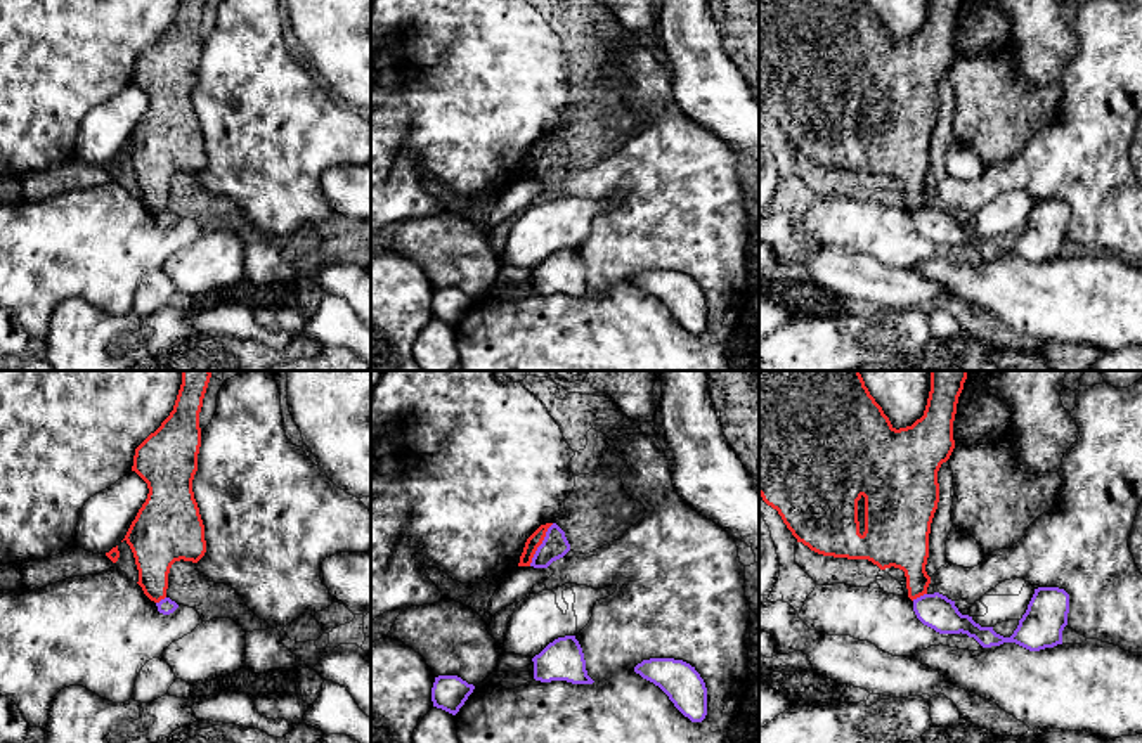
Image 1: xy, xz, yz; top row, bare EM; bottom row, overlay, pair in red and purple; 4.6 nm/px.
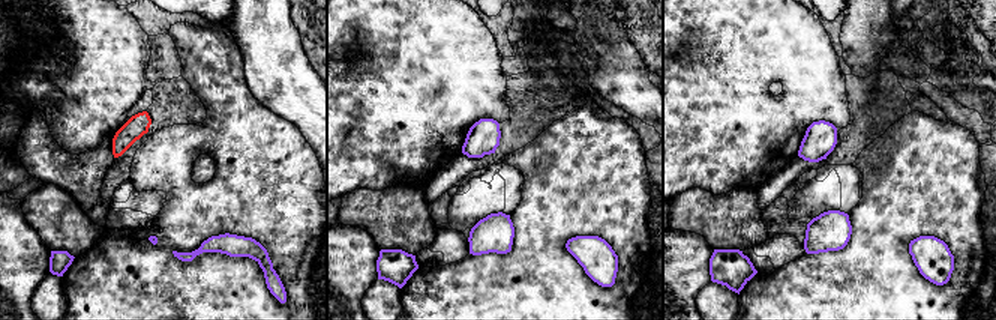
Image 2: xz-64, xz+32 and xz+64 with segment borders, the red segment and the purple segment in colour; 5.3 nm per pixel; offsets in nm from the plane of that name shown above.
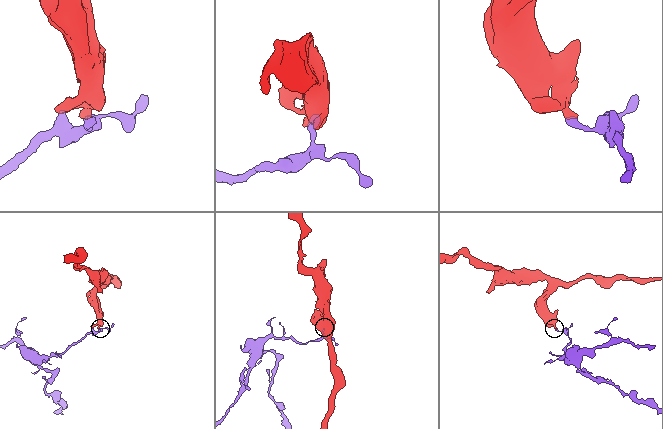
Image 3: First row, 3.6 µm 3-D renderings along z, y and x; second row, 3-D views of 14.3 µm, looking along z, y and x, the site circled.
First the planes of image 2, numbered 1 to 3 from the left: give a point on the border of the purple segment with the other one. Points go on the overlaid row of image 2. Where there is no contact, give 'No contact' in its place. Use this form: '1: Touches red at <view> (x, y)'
1: No contact
2: No contact
3: No contact

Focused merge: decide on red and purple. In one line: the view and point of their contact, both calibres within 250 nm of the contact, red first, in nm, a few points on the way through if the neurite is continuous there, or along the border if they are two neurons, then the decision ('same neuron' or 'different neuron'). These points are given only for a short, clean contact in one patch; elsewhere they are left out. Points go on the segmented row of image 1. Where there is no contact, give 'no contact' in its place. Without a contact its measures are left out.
meets red in xz at (541, 542); 70 nm thick on the red side, 120 nm on the other; border along xz (553, 523), (529, 565); different neuron

